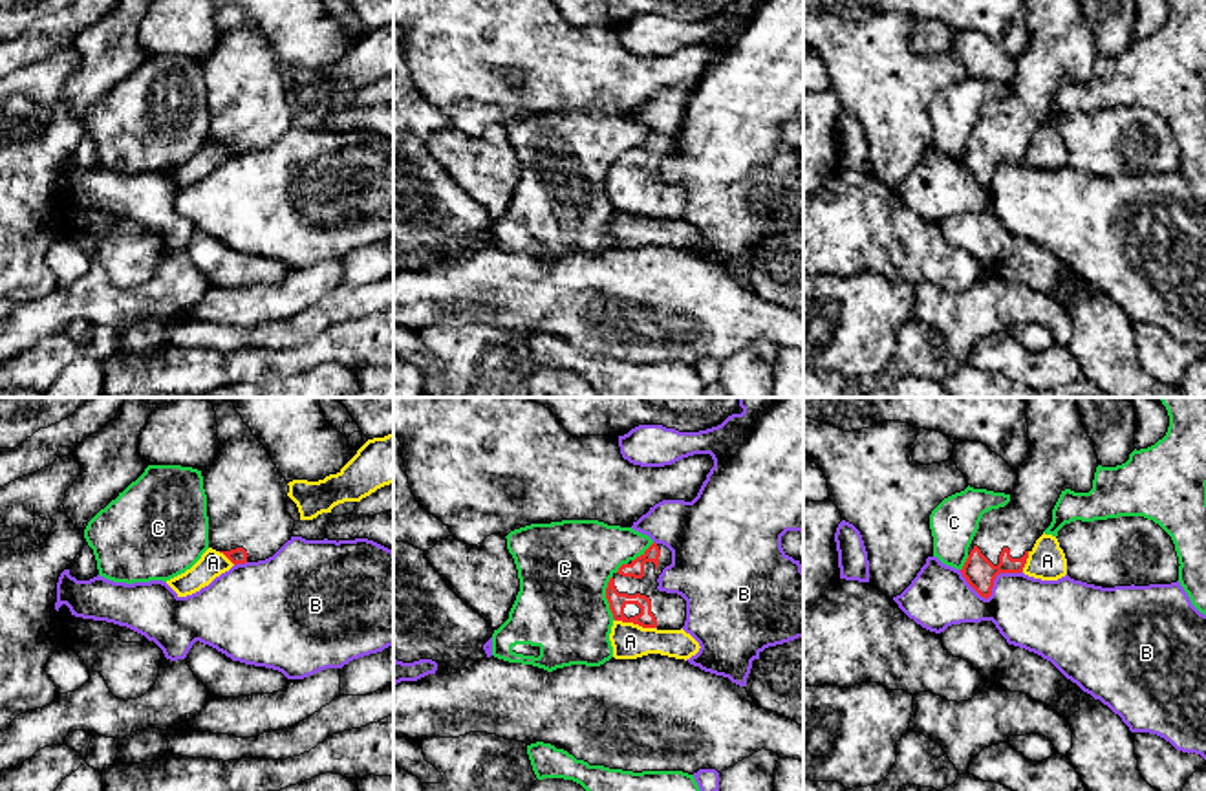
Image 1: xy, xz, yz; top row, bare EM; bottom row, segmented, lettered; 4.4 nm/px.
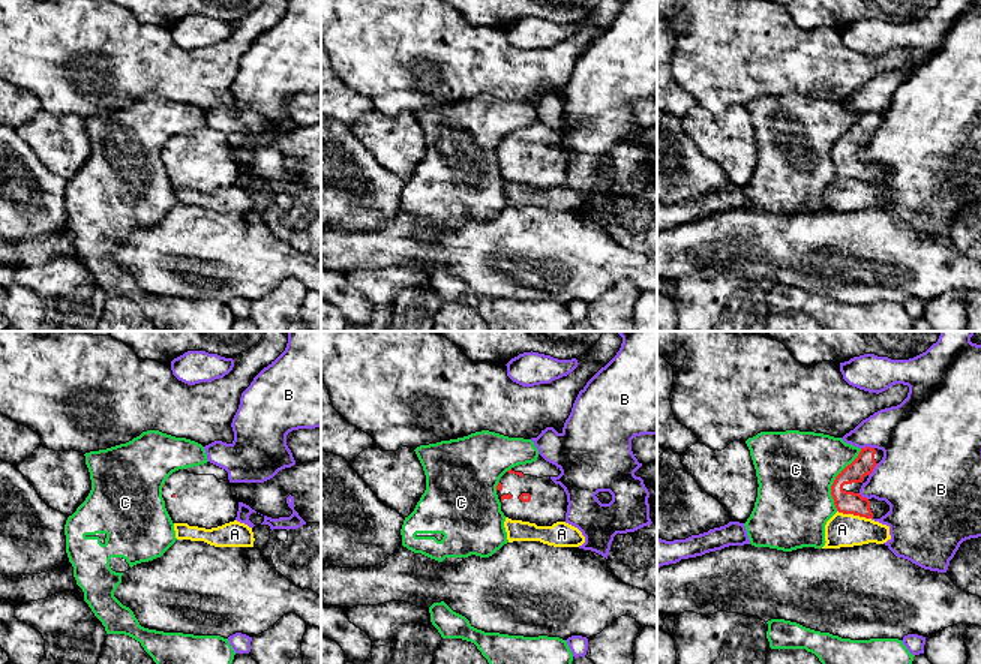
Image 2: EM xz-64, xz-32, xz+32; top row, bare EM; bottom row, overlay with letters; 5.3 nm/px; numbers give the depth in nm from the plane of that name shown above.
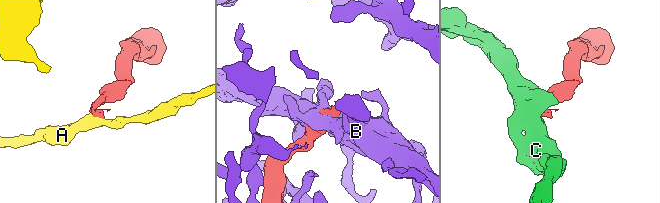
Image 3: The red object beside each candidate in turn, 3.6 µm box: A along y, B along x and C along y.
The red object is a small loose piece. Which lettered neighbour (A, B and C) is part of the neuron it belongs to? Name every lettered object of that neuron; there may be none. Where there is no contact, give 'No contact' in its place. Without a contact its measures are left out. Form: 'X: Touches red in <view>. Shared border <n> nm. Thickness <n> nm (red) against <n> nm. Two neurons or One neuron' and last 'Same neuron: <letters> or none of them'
A: Touches red in xz. Shared border 190 nm. Thickness 80 nm (red) against 160 nm. Two neurons
B: Touches red in yz. Shared border 280 nm. Thickness 140 nm (red) against 320 nm. Two neurons
C: Touches red in xz. Shared border 200 nm. Thickness 80 nm (red) against 400 nm. Two neurons
Same neuron: none of them

